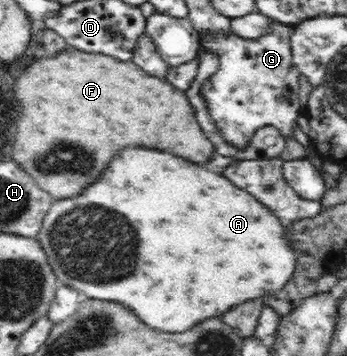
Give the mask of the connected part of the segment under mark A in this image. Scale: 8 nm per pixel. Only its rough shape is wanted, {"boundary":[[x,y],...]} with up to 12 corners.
{"boundary":[[127,147],[37,239],[60,285],[181,333],[291,279],[225,177]]}

